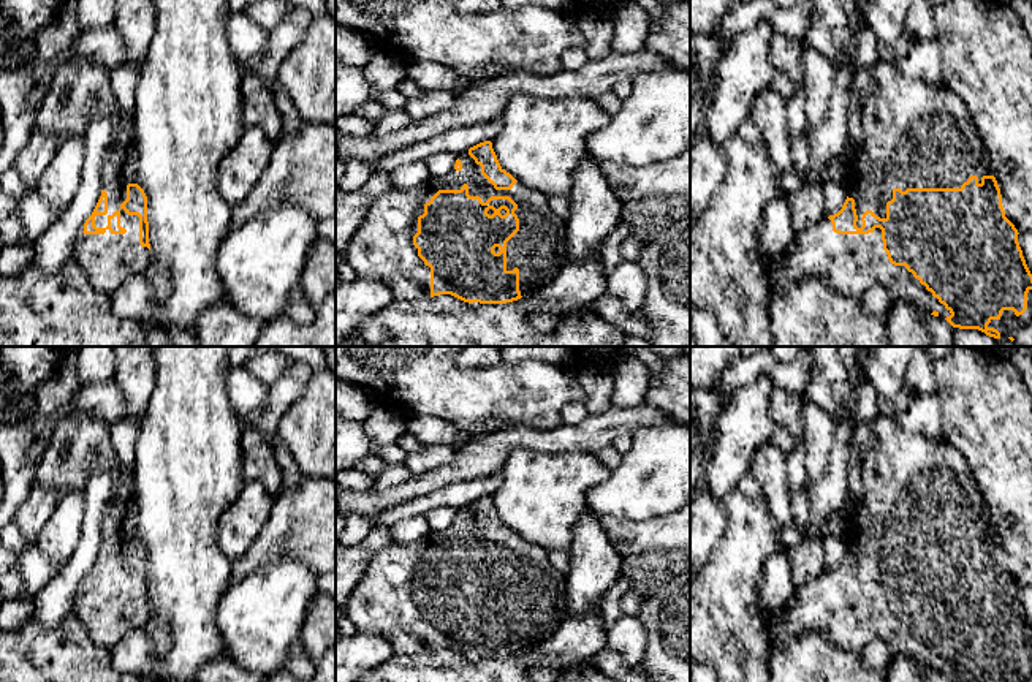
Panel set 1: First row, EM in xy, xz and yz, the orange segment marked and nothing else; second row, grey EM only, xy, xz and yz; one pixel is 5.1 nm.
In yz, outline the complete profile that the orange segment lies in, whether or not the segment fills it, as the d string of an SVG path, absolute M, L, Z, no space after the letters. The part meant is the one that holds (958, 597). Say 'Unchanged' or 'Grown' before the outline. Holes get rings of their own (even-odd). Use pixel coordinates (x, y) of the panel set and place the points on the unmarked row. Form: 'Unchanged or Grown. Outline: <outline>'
Grown. Outline: M878 415L869 422L869 427L875 437L875 446L861 456L864 497L853 513L850 530L845 535L847 554L837 568L796 587L787 606L768 616L771 652L783 649L806 631L820 631L836 646L853 652L859 652L871 641L880 639L894 657L907 655L926 668L947 674L953 682L1032 682L1032 628L1018 597L1019 587L1005 571L1000 543L992 530L988 505L977 486L970 465L945 438L934 440L905 430L893 416Z

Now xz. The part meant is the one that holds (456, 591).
Grown. Outline: M491 495L457 508L454 524L443 532L429 532L410 544L389 543L377 551L350 593L343 612L358 631L386 639L396 655L416 655L451 649L464 657L507 658L535 650L568 617L567 576L557 571L548 551L518 536L507 527Z

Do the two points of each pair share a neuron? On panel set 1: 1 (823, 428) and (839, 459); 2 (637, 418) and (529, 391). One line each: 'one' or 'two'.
1: two
2: two

